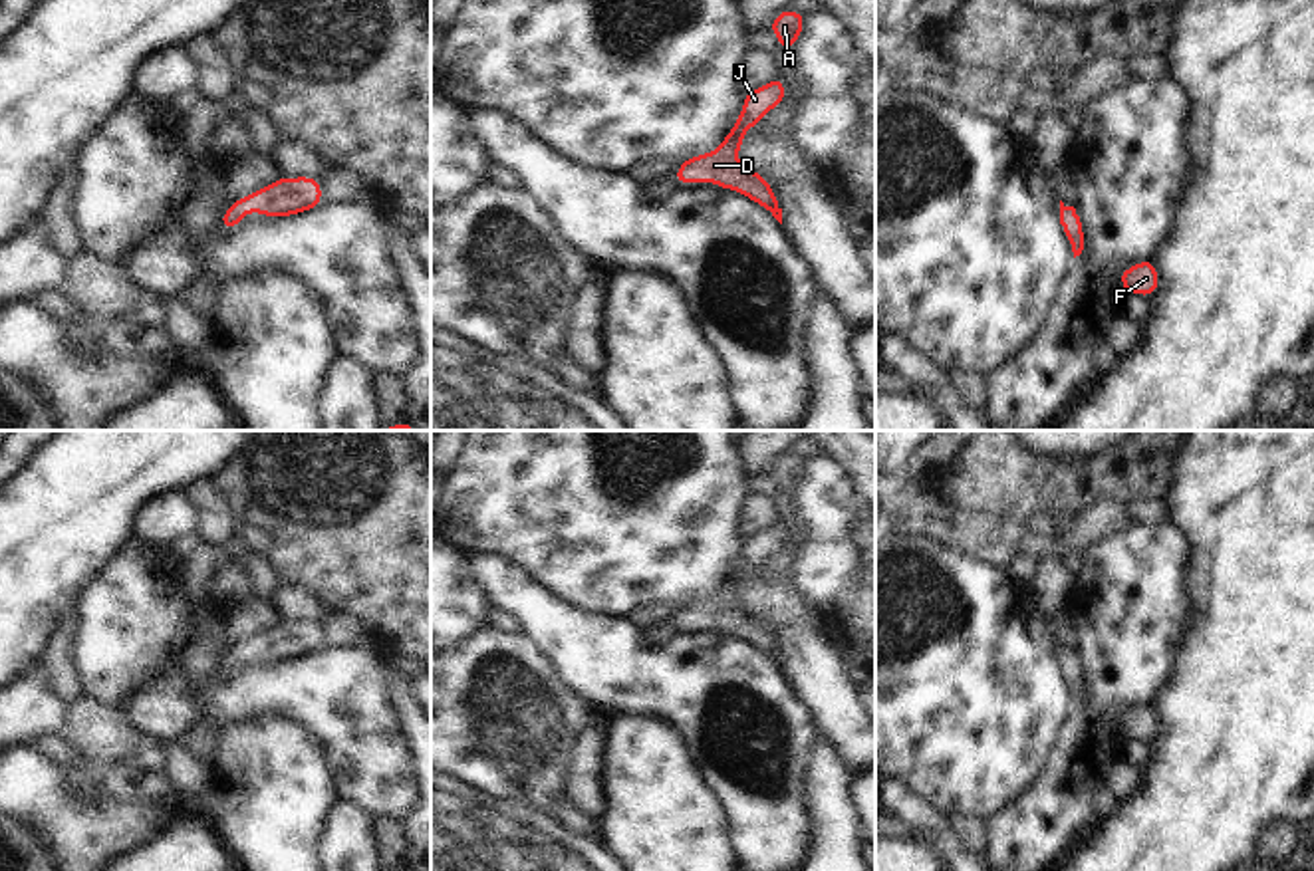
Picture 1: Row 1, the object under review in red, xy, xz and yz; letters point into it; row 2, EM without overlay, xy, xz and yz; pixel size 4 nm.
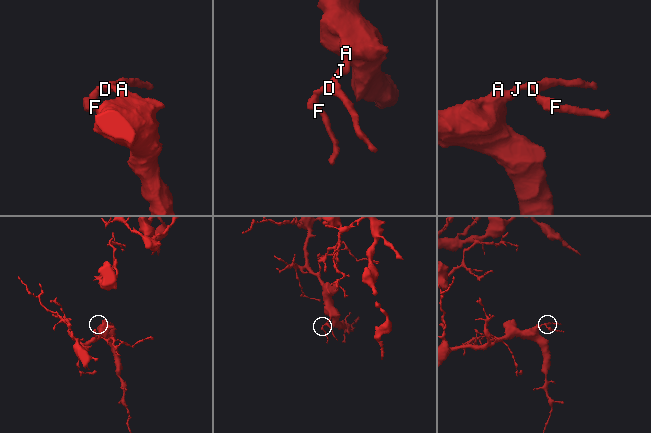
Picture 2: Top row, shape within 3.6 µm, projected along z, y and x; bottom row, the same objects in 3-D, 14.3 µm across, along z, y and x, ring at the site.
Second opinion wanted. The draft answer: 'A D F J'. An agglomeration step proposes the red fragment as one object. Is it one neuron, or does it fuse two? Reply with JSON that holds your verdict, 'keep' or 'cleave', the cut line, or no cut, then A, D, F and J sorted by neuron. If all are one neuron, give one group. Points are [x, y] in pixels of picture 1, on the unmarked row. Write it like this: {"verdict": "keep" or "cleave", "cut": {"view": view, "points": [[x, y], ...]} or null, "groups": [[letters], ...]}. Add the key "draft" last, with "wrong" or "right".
{"verdict": "keep", "cut": null, "groups": [["A", "D", "F", "J"]], "draft": "right"}

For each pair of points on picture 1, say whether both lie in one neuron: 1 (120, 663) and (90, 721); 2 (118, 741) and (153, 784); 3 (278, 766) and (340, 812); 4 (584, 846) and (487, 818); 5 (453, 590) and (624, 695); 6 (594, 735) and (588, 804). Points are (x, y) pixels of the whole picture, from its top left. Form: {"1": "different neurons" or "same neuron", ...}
{"1": "different neurons", "2": "different neurons", "3": "different neurons", "4": "same neuron", "5": "different neurons", "6": "same neuron"}

